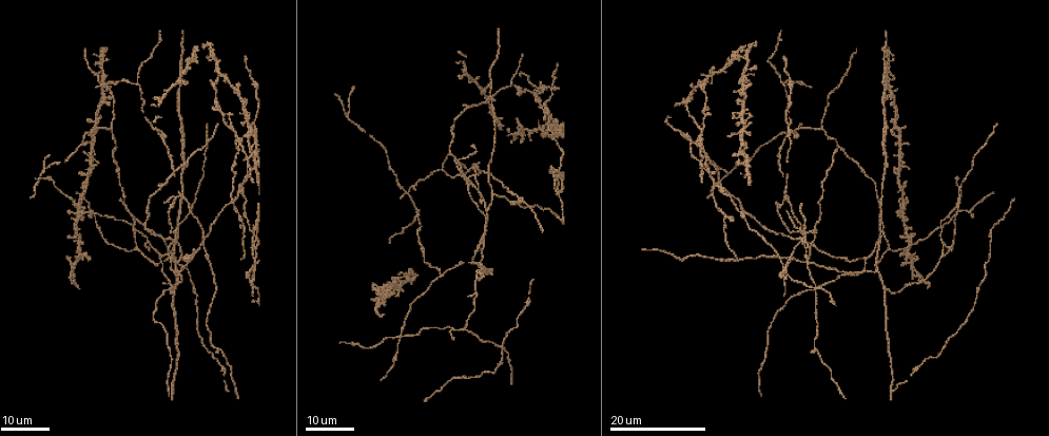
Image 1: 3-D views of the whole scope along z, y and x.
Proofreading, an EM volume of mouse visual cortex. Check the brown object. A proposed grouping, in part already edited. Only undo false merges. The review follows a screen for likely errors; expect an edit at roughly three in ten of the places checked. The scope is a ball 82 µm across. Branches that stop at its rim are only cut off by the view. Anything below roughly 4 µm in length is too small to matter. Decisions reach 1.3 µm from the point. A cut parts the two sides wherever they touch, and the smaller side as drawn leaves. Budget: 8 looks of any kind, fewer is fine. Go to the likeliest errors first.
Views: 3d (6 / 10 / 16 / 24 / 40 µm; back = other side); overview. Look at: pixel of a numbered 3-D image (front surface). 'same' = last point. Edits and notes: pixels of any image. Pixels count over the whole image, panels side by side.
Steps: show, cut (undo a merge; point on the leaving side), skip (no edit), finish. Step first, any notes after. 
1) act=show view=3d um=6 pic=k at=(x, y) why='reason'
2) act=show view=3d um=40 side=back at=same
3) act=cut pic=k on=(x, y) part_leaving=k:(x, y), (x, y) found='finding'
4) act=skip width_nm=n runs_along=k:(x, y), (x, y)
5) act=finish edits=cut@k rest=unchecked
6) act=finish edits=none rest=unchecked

act=show view=3d um=16 pic=1 at=(480, 251) why='two arms in line, one across'

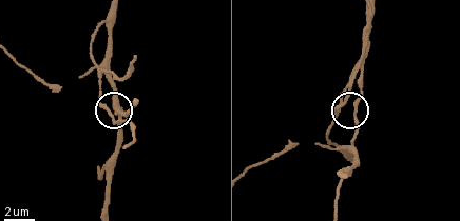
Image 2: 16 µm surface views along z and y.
act=show view=3d um=6 pic=2 at=(355, 103)

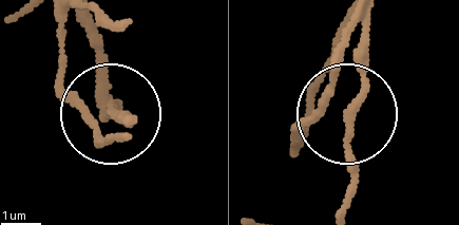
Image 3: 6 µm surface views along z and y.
act=skip width_nm=150 found='one neuron here'

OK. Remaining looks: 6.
act=show view=3d um=24 pic=1 at=(806, 249) why='a fork'

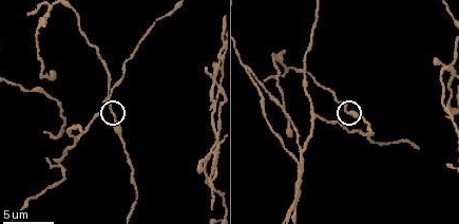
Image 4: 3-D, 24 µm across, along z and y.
act=show view=3d um=10 pic=4 at=(109, 108) why='closer look'

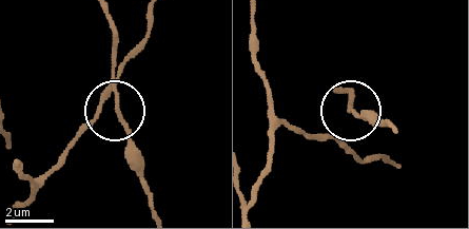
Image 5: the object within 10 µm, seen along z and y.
act=show view=3d um=6 pic=5 at=(119, 113)

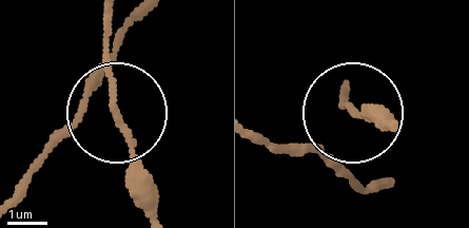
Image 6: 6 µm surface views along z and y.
act=skip width_nm=100 runs_along=6:(252, 143), (309, 143), (352, 112), (376, 112) found='all the same neuron'

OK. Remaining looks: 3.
act=show view=3d um=16 pic=1 at=(781, 84) why='a fork'

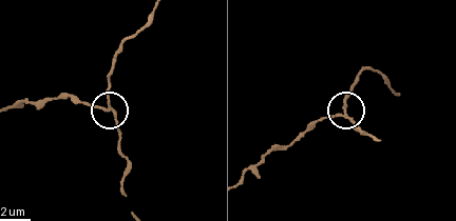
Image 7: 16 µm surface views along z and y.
act=show view=3d um=10 pic=7 at=(104, 108)

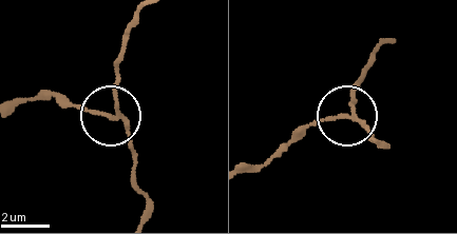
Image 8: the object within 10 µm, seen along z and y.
act=cut pic=8 on=(80, 104) side_arm_um=12 part_leaving=8:(113, 116), (49, 100), (12, 100) found='a second neuron is stuck on'

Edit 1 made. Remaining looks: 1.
act=show view=3d um=16 pic=4 at=(298, 68)

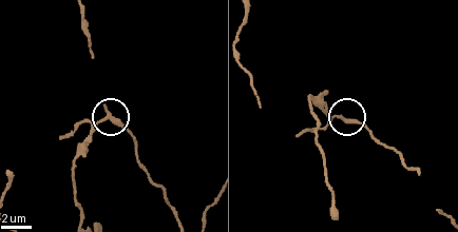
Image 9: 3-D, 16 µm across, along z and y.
act=cut pic=9 on=(92, 132) part_leaving=9:(107, 117), (74, 162), (74, 200), (81, 216) found='two neurons meet here'

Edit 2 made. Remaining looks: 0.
act=finish edits=cut@8,cut@9 rest=unchecked

